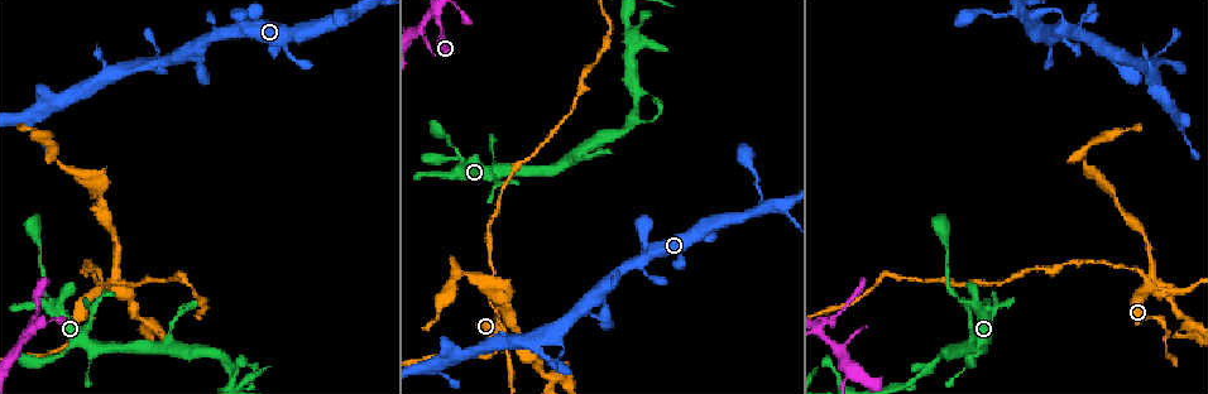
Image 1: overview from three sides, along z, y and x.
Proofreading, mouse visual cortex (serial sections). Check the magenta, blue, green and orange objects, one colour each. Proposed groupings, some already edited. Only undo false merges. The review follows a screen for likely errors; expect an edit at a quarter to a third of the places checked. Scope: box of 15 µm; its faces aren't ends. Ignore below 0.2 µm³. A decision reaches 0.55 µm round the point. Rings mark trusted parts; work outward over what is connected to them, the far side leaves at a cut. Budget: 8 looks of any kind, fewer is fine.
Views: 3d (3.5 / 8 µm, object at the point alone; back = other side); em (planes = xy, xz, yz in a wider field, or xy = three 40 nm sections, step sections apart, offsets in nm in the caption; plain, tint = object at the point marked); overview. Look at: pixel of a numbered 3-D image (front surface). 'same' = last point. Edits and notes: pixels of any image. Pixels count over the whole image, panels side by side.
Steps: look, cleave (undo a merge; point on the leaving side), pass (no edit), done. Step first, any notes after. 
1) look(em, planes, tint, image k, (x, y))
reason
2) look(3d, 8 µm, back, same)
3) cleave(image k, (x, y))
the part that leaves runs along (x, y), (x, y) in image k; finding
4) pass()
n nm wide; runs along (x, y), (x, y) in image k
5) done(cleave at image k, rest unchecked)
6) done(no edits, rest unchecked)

look(3d, 3.5 µm, image 1, (973, 303))

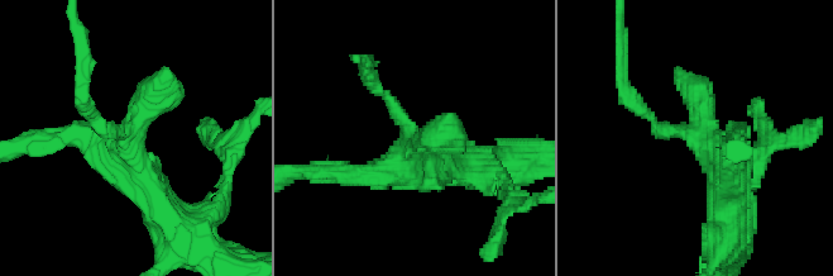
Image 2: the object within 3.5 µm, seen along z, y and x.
look(em, xy, step 5, tint, image 2, (693, 130))

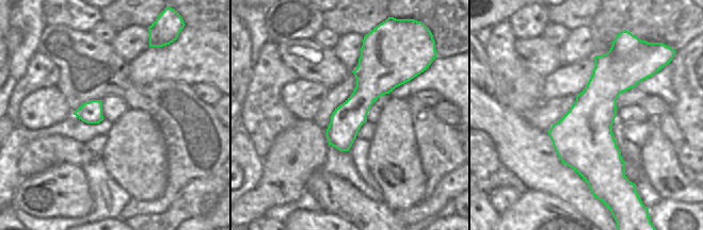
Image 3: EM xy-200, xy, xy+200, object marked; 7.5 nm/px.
look(em, xy, step 1, tint, same)
another direction

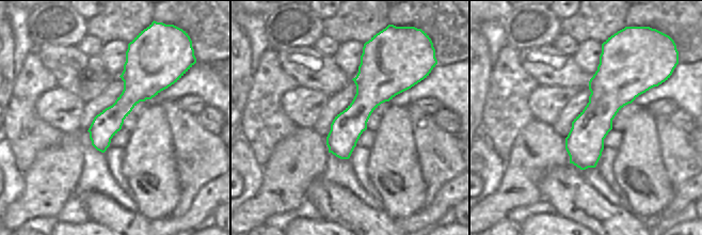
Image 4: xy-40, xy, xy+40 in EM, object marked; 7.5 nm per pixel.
pass()
runs along (434, 166), (368, 71) in image 2; continuous, no second cell

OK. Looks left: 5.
look(3d, 8 µm, back, image 1, (822, 324))
sudden change in width

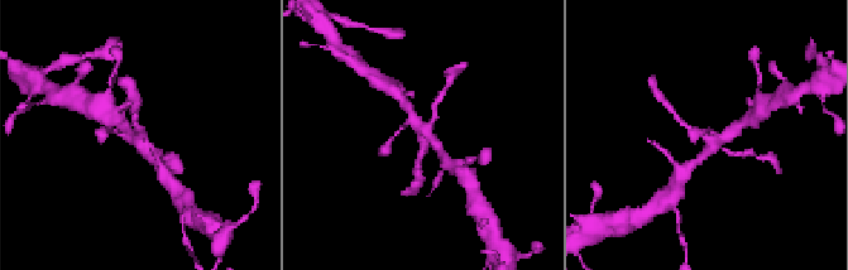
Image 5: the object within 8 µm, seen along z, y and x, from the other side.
look(3d, 3.5 µm, image 5, (419, 142))
closer look

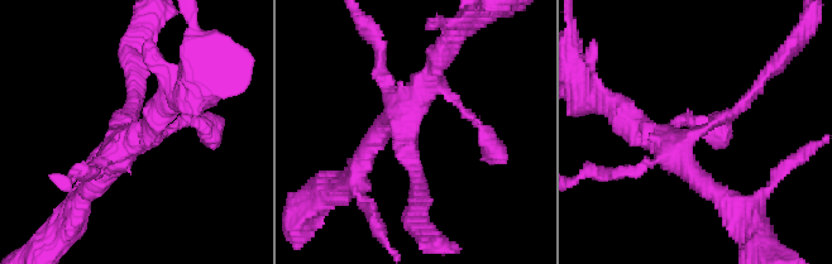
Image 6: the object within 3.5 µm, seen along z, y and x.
look(em, planes, tint, image 6, (124, 130))
shape alone is not enough

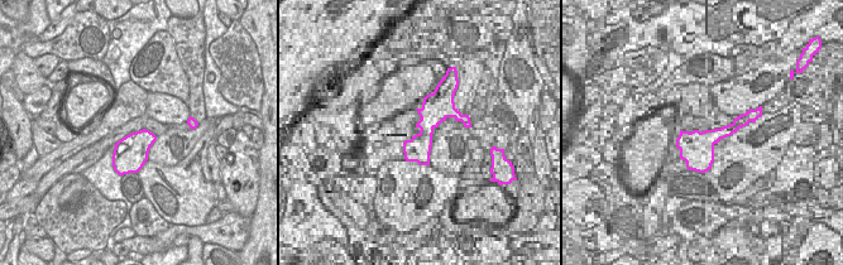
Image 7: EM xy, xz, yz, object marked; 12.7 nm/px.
pass()
runs along (763, 81), (674, 147), (703, 182) in image 6; one cell here

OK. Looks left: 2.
look(3d, 3.5 µm, image 1, (759, 211))
two arms in line, one across

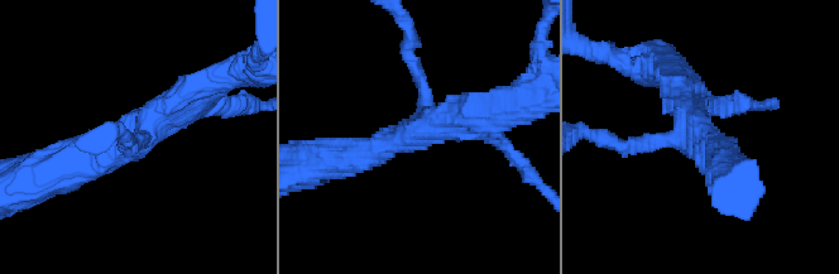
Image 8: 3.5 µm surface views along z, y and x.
look(em, xy, step 2, tint, image 8, (699, 137))
3 arms; arms of 200, 350, 400 nm; now the EM

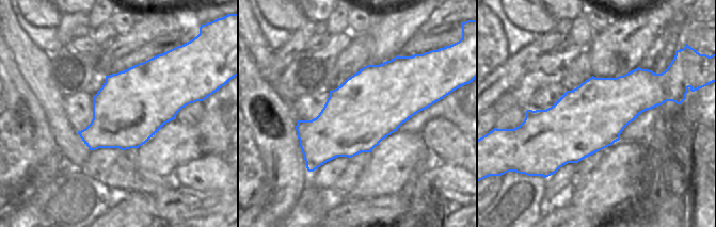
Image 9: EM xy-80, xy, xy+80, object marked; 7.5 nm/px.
pass()
runs along (348, 155), (426, 126), (410, 52) in image 8; all the same cell

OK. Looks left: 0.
done(no edits, rest unchecked)

